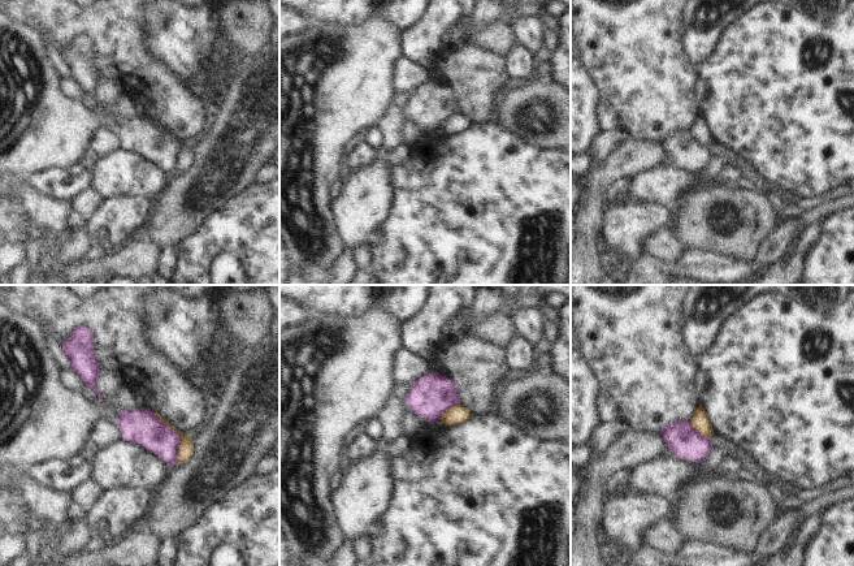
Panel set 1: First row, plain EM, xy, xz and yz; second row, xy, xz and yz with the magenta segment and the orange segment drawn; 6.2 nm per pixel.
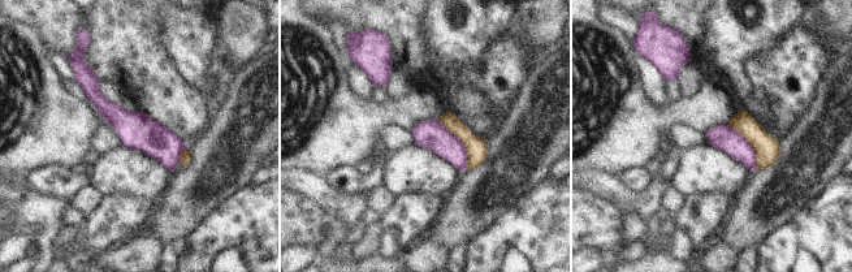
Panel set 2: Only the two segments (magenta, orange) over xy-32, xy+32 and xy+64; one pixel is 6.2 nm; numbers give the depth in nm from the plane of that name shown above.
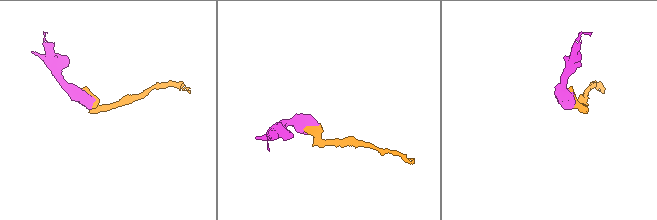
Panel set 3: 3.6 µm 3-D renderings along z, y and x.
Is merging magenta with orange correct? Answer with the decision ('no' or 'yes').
no

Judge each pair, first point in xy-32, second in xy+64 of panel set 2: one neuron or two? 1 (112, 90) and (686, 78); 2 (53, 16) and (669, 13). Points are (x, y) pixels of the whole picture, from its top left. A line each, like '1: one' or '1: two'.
1: one
2: one

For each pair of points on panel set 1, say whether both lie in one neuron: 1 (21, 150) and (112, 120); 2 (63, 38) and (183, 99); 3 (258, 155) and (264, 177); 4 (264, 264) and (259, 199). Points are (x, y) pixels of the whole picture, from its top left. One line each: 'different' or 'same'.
1: same
2: same
3: different
4: same

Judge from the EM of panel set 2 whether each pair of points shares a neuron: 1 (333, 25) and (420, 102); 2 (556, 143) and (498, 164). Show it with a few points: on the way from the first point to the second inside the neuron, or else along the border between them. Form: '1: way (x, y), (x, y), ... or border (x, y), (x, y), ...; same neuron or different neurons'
1: border (315, 20), (332, 33), (347, 63); different neurons
2: way (541, 147), (527, 147), (513, 162); same neuron

